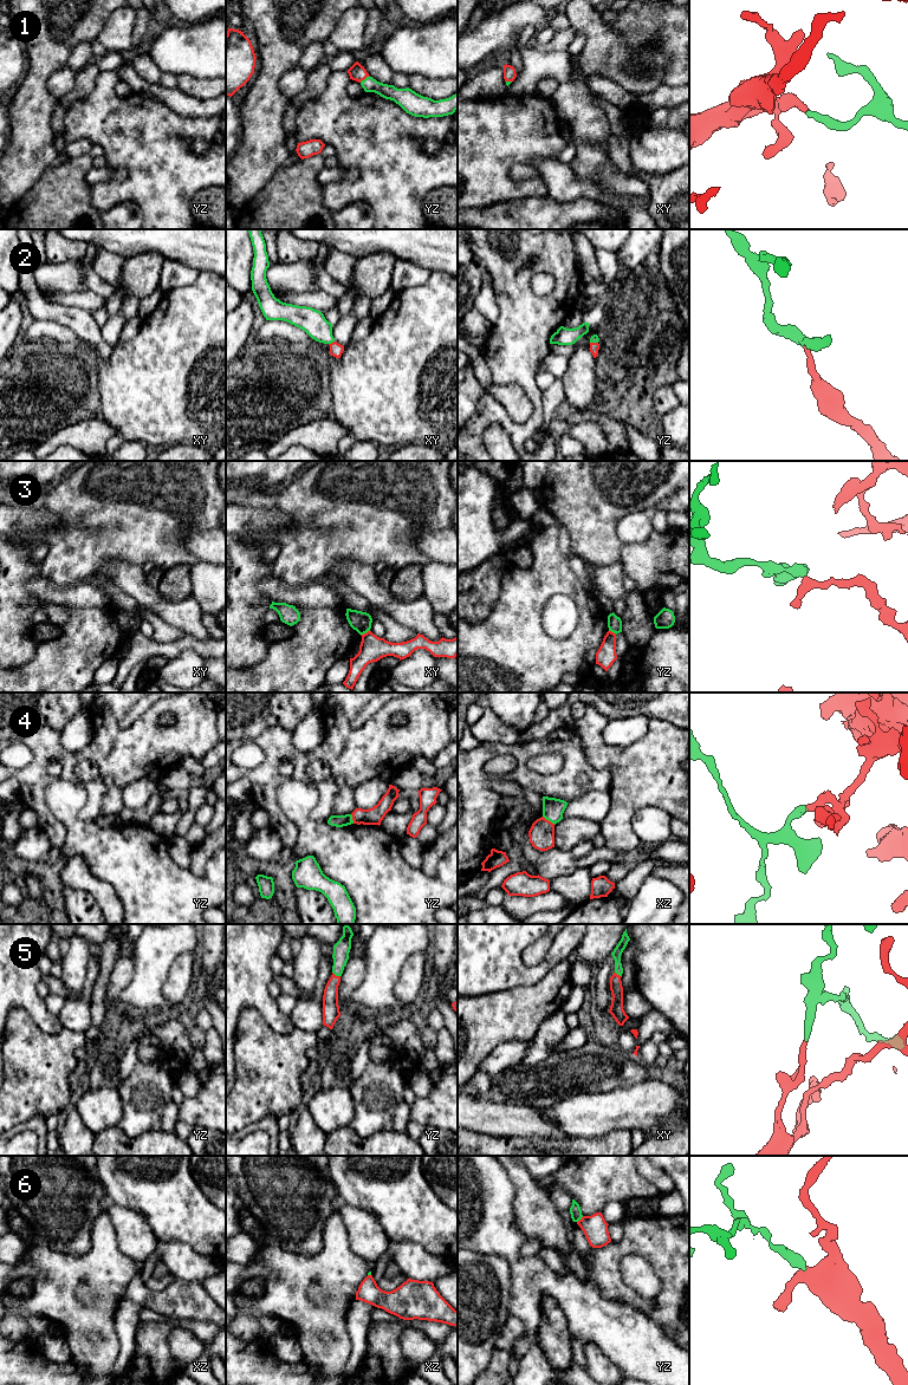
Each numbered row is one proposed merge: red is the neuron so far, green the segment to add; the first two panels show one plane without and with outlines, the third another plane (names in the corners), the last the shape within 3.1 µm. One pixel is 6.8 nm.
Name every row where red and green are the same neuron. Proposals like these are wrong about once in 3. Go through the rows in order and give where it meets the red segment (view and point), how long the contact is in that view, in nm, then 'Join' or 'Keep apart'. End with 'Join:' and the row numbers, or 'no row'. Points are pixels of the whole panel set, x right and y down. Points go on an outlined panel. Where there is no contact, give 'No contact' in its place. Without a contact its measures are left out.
1: Touches red at yz (364, 78). Shared border 80 nm. Join
2: Touches red at xy (331, 343). Shared border 50 nm. Join
3: Touches red at xy (364, 634). Shared border 70 nm. Keep apart
4: Touches red at xz (547, 820). Shared border 110 nm. Keep apart
5: Touches red at yz (335, 975). Shared border 70 nm. Join
6: Touches red at yz (579, 1220). Shared border 60 nm. Join
Join: 1, 2, 5, 6

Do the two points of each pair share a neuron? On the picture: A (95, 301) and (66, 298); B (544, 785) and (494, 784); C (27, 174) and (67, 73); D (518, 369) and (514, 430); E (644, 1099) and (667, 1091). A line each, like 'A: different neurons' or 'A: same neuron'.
A: same neuron
B: different neurons
C: different neurons
D: same neuron
E: same neuron

